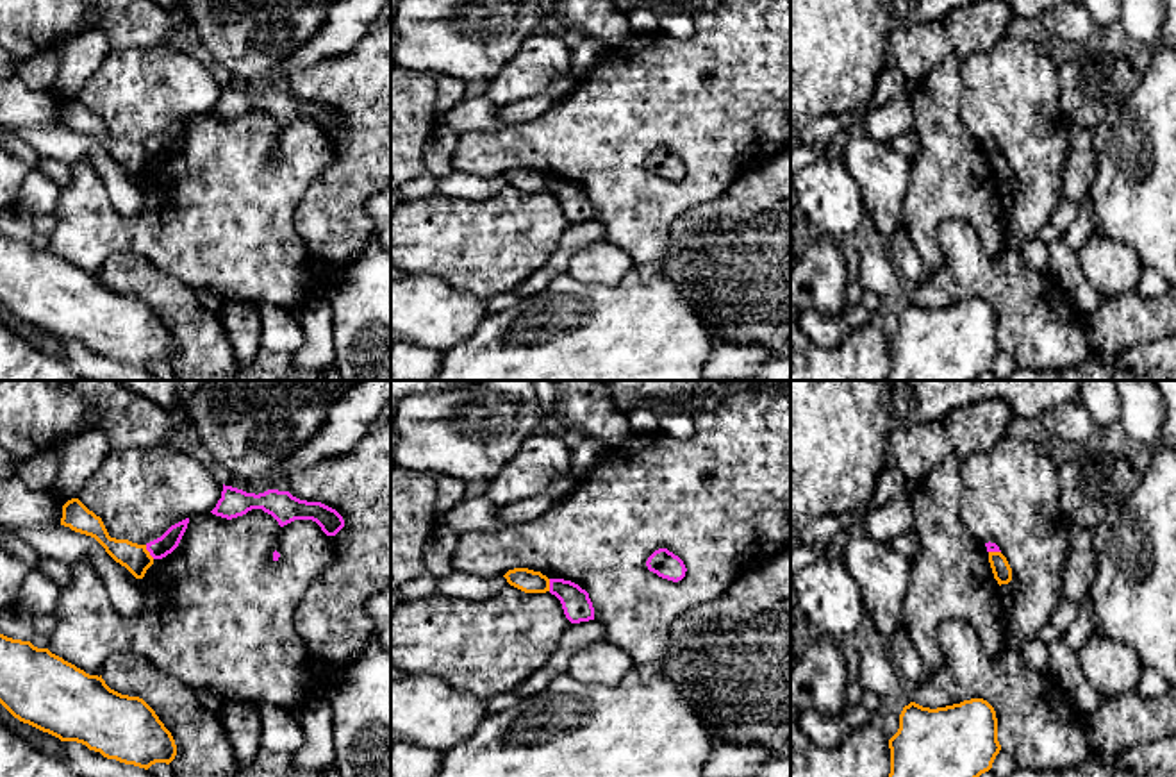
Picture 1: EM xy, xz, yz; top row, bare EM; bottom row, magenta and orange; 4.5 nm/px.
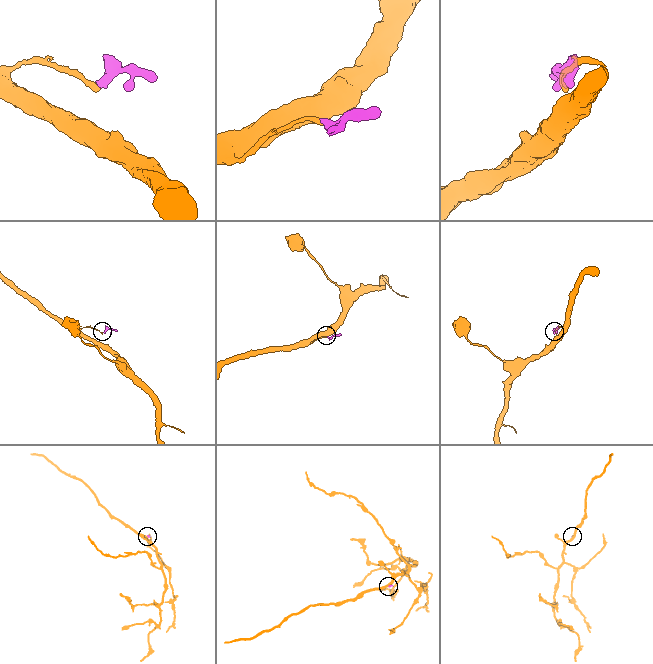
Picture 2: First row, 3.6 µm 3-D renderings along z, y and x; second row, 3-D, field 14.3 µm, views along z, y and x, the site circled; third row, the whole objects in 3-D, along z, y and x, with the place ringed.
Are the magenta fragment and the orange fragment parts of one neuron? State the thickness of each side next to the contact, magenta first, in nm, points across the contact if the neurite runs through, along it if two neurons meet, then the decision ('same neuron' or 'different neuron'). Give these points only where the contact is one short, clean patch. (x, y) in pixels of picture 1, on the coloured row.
90 nm thick on the magenta side, 120 nm on the other; border along xy (145, 545), (154, 558); different neuron

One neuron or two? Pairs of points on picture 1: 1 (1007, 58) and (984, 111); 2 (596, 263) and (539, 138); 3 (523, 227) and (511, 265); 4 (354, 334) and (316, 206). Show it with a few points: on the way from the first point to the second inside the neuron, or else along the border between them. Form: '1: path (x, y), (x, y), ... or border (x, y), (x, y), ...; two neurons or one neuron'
1: path (1007, 70), (1007, 88), (996, 99); one neuron
2: border (607, 240), (620, 247), (636, 265); two neurons
3: path (514, 236), (511, 240), (511, 256); one neuron
4: border (372, 231), (364, 247), (348, 267); two neurons

